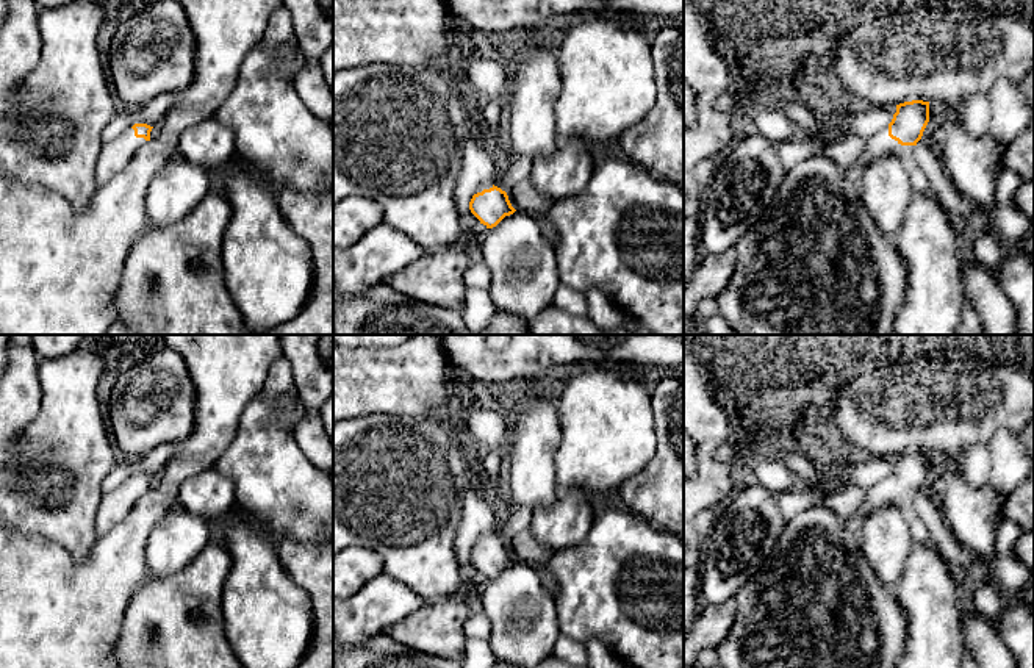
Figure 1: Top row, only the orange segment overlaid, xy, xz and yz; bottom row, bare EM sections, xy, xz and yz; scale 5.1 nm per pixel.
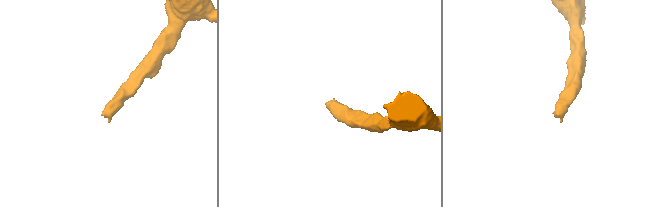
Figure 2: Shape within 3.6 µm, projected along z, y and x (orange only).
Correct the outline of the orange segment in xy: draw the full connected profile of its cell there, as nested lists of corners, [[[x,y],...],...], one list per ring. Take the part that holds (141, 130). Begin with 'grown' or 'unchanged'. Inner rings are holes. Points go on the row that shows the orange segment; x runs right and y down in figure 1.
grown; [[[135,124],[113,141],[102,144],[95,169],[99,188],[106,185],[128,166],[133,155],[150,141],[152,128],[153,127],[147,124]]]

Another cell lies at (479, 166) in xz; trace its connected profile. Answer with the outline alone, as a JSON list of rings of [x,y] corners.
[[[469,124],[463,133],[463,163],[455,180],[455,205],[461,216],[471,214],[469,202],[483,185],[501,188],[501,160],[497,160],[486,144],[482,127]]]

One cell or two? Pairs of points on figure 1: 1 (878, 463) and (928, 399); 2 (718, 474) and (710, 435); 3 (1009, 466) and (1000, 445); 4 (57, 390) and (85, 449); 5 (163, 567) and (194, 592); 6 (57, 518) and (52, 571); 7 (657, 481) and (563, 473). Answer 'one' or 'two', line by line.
1: two
2: one
3: one
4: one
5: two
6: two
7: two

